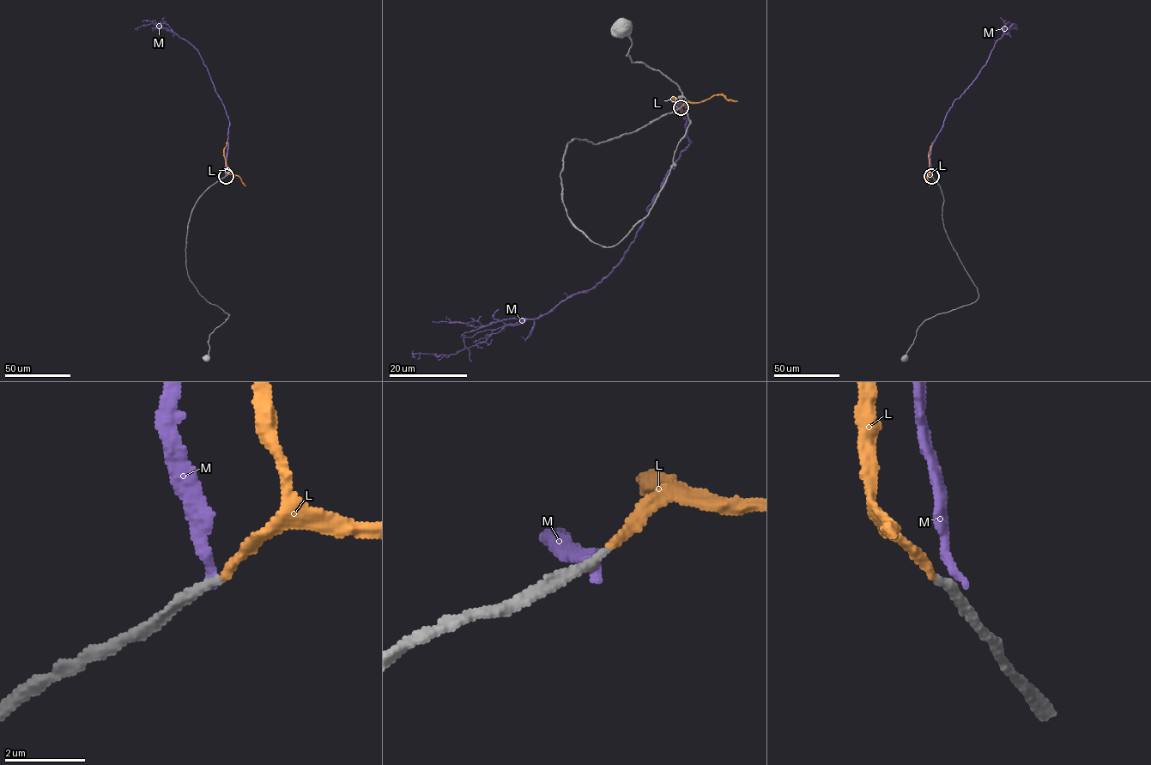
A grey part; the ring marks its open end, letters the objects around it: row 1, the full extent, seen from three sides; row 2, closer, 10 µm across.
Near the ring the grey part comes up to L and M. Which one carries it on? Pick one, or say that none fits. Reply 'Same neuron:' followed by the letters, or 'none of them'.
Same neuron: L

